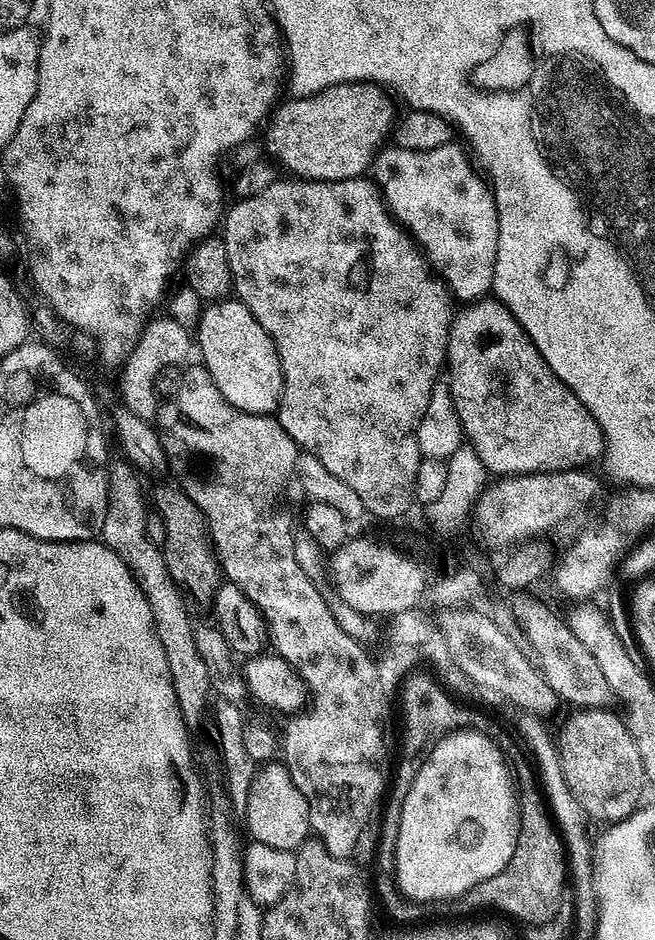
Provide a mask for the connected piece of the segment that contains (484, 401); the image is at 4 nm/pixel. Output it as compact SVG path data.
M495 298L478 300L469 306L461 308L464 309L461 312L459 309L452 317L452 329L448 335L446 376L449 376L447 379L450 381L452 397L454 398L460 421L464 426L467 443L476 448L477 454L481 456L487 471L500 476L524 476L527 472L567 472L579 469L581 466L588 466L591 460L597 459L596 461L599 461L606 452L606 441L602 426L596 421L594 414L590 414L590 410L586 410L586 406L582 406L580 399L558 379L554 374L554 370L550 370L550 366L546 366L542 354L536 349L531 338L522 330L518 318L514 318L514 314L510 314L508 307Z

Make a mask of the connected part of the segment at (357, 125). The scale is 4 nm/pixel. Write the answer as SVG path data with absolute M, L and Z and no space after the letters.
M335 84L313 96L277 103L263 129L267 155L280 160L285 173L302 180L354 180L371 169L377 152L389 139L393 97L379 84Z

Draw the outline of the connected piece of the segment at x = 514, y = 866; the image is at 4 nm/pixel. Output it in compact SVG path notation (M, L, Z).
M521 752L510 756L510 764L514 769L514 788L517 793L517 809L520 818L520 829L517 831L514 852L511 854L510 861L494 878L480 882L478 886L468 890L466 895L459 897L453 905L458 914L466 914L469 910L494 908L506 913L506 916L511 919L520 914L524 918L544 920L556 908L554 900L560 894L560 875L568 874L565 841L546 807L537 773L526 759L525 753Z

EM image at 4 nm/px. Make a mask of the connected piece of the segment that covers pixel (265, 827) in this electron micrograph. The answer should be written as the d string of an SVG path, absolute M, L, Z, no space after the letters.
M280 762L265 763L257 767L242 816L243 819L248 819L249 837L266 846L274 846L274 850L296 852L309 839L312 830L308 799L304 797L302 790L298 790L298 786L294 786L290 770Z

